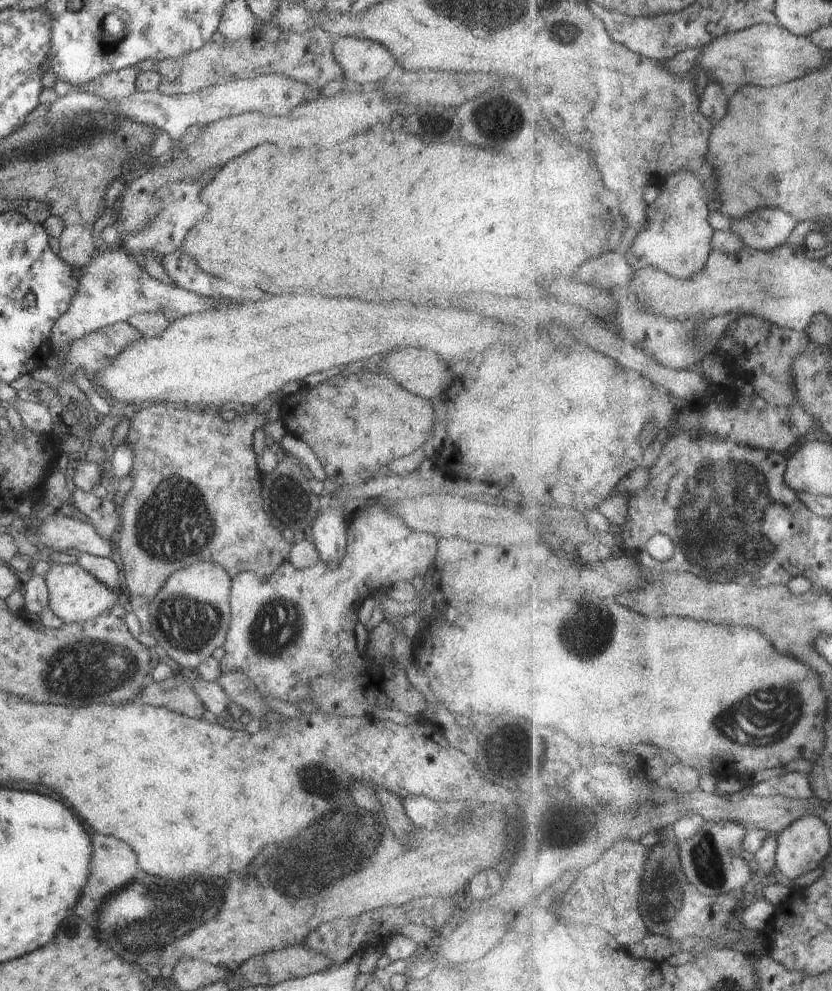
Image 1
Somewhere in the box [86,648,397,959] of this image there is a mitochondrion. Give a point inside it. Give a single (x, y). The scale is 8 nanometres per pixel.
(312, 869)

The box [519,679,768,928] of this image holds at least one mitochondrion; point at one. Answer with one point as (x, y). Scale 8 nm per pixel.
(665, 898)

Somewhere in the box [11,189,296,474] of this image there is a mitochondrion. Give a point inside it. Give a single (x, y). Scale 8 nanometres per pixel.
(110, 275)

